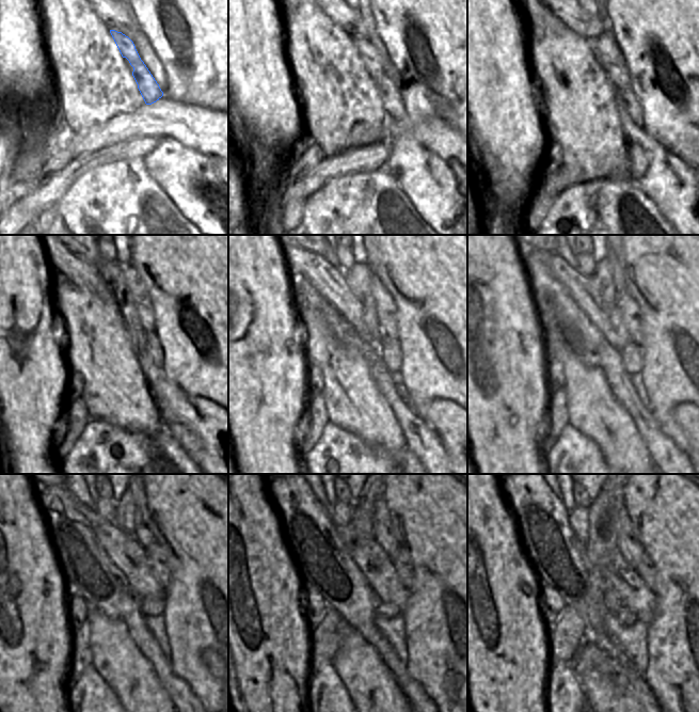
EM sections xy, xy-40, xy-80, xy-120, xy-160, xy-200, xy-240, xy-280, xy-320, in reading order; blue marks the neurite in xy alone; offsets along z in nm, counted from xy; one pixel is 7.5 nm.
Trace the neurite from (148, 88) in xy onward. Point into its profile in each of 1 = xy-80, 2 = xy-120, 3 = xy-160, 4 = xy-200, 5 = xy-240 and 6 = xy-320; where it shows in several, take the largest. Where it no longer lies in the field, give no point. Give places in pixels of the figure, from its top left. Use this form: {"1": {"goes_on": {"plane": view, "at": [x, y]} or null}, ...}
{"1": {"goes_on": {"plane": "xy-80", "at": [632, 104]}}, "2": {"goes_on": {"plane": "xy-120", "at": [154, 347]}}, "3": {"goes_on": {"plane": "xy-160", "at": [391, 351]}}, "4": {"goes_on": {"plane": "xy-200", "at": [632, 357]}}, "5": {"goes_on": {"plane": "xy-240", "at": [152, 605]}}, "6": {"goes_on": {"plane": "xy-320", "at": [625, 616]}}}

